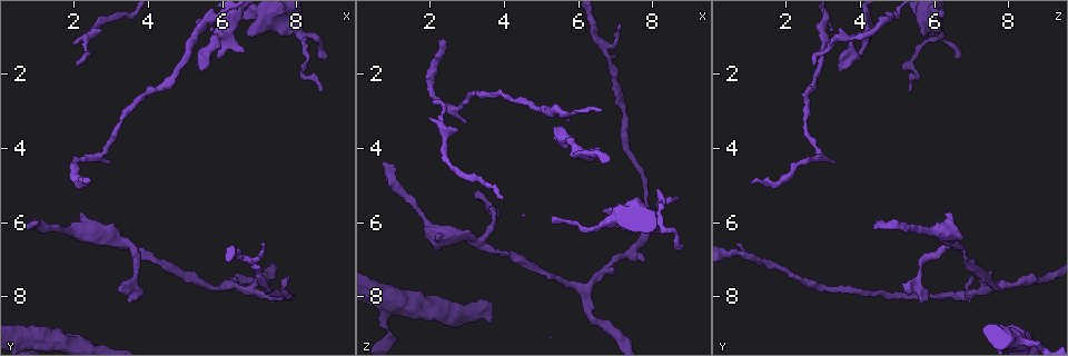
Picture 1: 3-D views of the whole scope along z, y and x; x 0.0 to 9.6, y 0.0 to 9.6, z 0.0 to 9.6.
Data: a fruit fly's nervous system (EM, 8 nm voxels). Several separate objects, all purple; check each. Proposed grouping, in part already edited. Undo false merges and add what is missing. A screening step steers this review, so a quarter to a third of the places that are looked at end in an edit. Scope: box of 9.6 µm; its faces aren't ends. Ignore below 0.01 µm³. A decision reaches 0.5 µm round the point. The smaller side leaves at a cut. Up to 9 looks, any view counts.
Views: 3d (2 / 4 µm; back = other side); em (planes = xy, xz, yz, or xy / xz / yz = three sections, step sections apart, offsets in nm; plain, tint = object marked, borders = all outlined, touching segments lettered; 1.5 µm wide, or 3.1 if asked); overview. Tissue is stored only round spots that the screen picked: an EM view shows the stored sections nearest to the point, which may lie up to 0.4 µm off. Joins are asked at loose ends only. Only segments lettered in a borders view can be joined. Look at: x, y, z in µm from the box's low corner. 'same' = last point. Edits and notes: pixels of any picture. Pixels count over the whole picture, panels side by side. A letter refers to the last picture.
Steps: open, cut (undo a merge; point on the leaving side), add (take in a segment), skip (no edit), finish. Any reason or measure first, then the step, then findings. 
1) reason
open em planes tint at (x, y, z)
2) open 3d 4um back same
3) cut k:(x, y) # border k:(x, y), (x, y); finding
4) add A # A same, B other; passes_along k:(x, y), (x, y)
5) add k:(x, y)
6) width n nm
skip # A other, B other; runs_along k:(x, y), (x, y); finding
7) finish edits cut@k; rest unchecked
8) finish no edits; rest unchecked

an open end
open 3d 4um at (2.45, 4.95, 1.10)

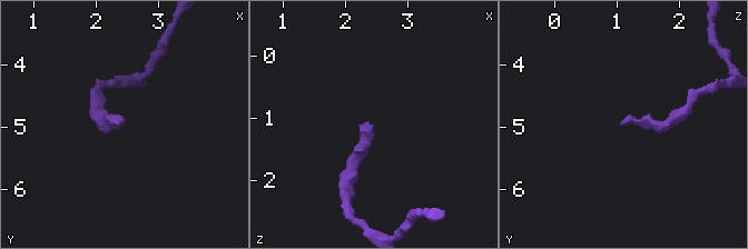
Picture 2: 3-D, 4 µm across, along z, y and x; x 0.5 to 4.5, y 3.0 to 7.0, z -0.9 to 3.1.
open em yz step 4 tint at (2.40, 4.90, 1.10)

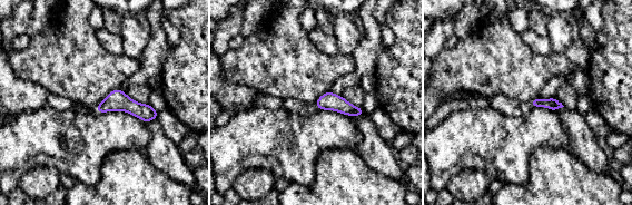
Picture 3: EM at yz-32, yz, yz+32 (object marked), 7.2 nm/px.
another direction
open em xy step 4 borders same

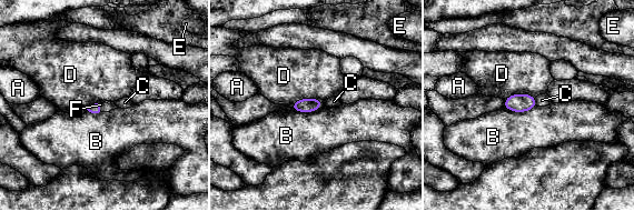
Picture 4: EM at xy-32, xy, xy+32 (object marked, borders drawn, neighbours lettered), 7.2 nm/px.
add F # A other, B other, C other, D other, E other, F same; it goes on there

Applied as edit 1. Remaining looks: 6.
open overview

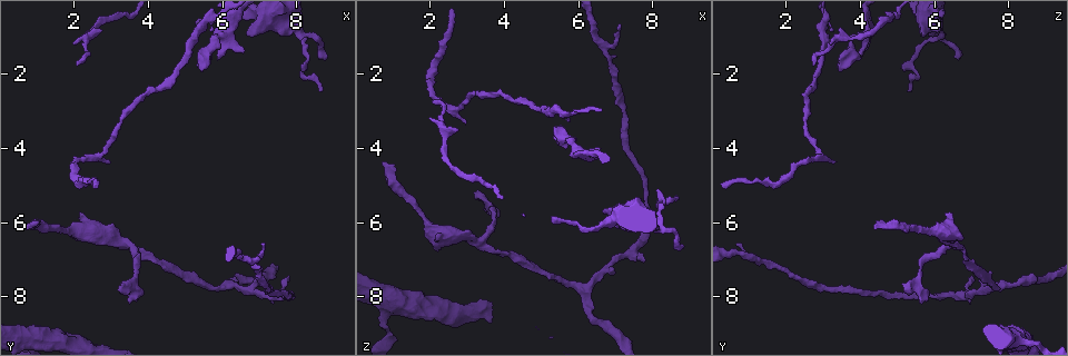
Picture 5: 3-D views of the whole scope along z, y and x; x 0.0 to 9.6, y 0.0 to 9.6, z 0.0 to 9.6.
open em planes tint at (2.10, 6.25, 6.20)

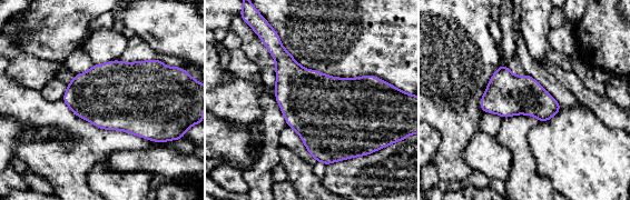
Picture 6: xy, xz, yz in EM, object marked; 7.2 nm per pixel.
open em planes borders same

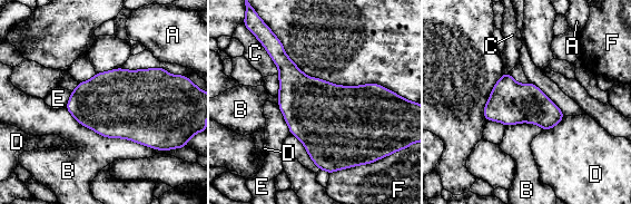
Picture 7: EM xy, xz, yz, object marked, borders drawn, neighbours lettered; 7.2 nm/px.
width 240 nm
skip # A other, B other, C other, D other, E other, F other; all the same cell

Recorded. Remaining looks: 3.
thin end
open em xz step 4 tint at (8.75, 1.60, 6.65)

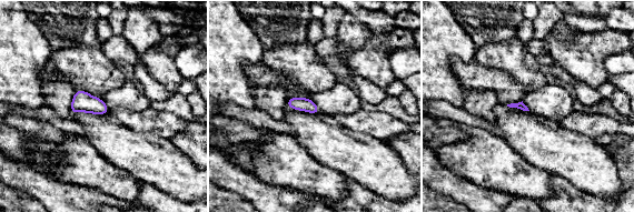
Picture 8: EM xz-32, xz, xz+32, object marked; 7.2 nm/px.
another direction
open em planes borders same

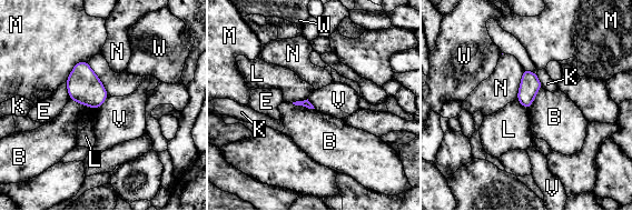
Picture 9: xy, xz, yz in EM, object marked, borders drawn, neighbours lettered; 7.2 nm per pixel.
longest_contact N 220 nm
skip # B other, E other, K other, L other, M other, N other, V other, W other; border 9:(70, 99), (88, 104), (95, 110); no lettered segment goes on from it

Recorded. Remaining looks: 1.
finish edits add@4; rest unchecked

